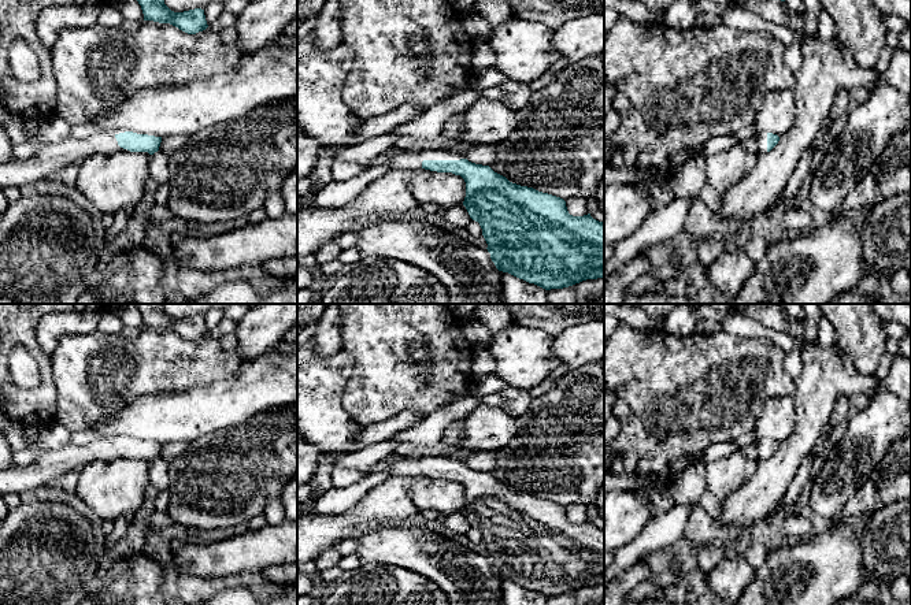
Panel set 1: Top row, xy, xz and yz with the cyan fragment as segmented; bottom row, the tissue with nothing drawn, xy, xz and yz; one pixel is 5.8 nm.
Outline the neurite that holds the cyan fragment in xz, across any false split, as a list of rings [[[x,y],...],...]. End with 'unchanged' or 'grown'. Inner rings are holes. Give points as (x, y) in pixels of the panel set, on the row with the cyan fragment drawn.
[[[389,148],[373,159],[369,166],[359,163],[334,160],[332,163],[332,179],[344,182],[358,177],[371,166],[388,163],[390,168],[425,168],[437,172],[452,172],[460,175],[466,182],[466,197],[463,205],[470,218],[479,223],[482,235],[488,244],[488,252],[496,268],[508,272],[529,283],[534,283],[545,290],[563,289],[586,279],[604,276],[604,222],[590,216],[573,216],[569,214],[566,201],[560,197],[538,192],[533,188],[521,186],[510,182],[506,177],[495,172],[489,166],[475,164],[460,155],[445,149],[410,151],[401,148]]] | grown

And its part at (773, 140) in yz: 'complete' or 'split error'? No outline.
split error

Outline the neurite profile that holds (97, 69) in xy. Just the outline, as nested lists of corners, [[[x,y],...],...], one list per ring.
[[[142,21],[134,33],[97,23],[63,29],[51,55],[58,81],[55,115],[81,126],[144,88],[208,79],[251,53],[225,44],[216,27],[188,34],[170,23]]]

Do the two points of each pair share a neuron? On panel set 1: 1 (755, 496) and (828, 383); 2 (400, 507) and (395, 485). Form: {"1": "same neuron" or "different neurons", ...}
{"1": "same neuron", "2": "same neuron"}

